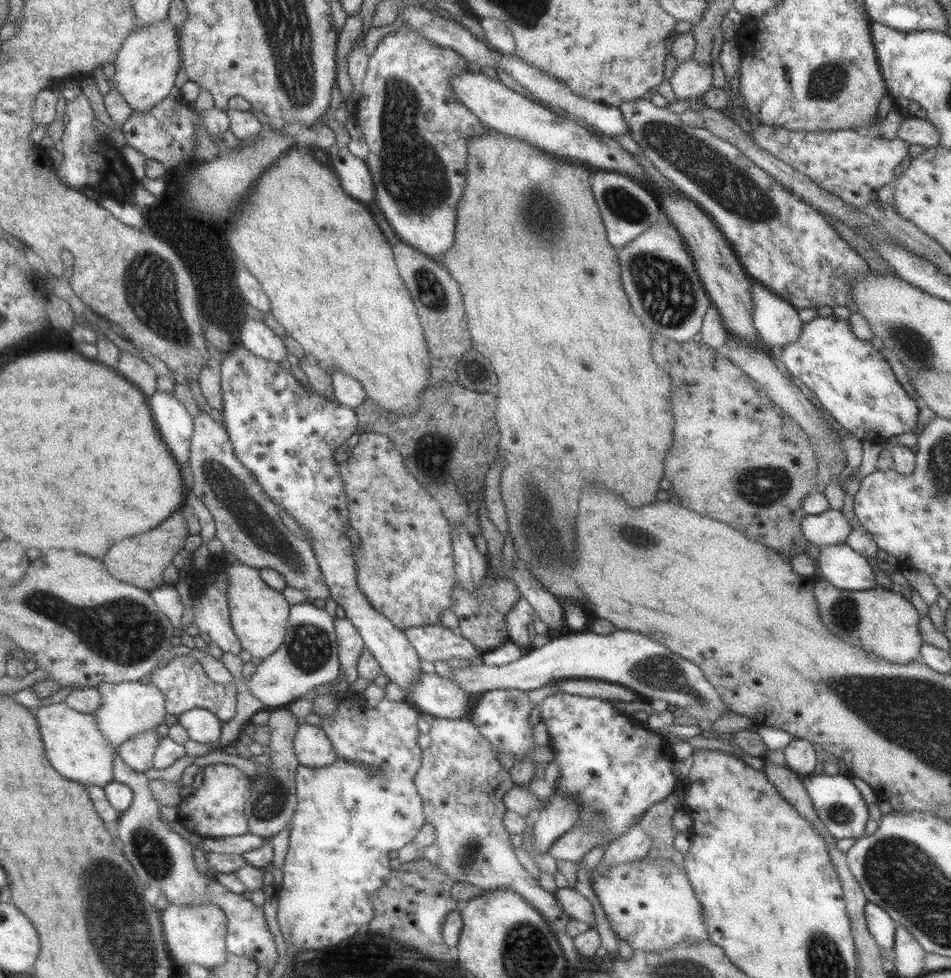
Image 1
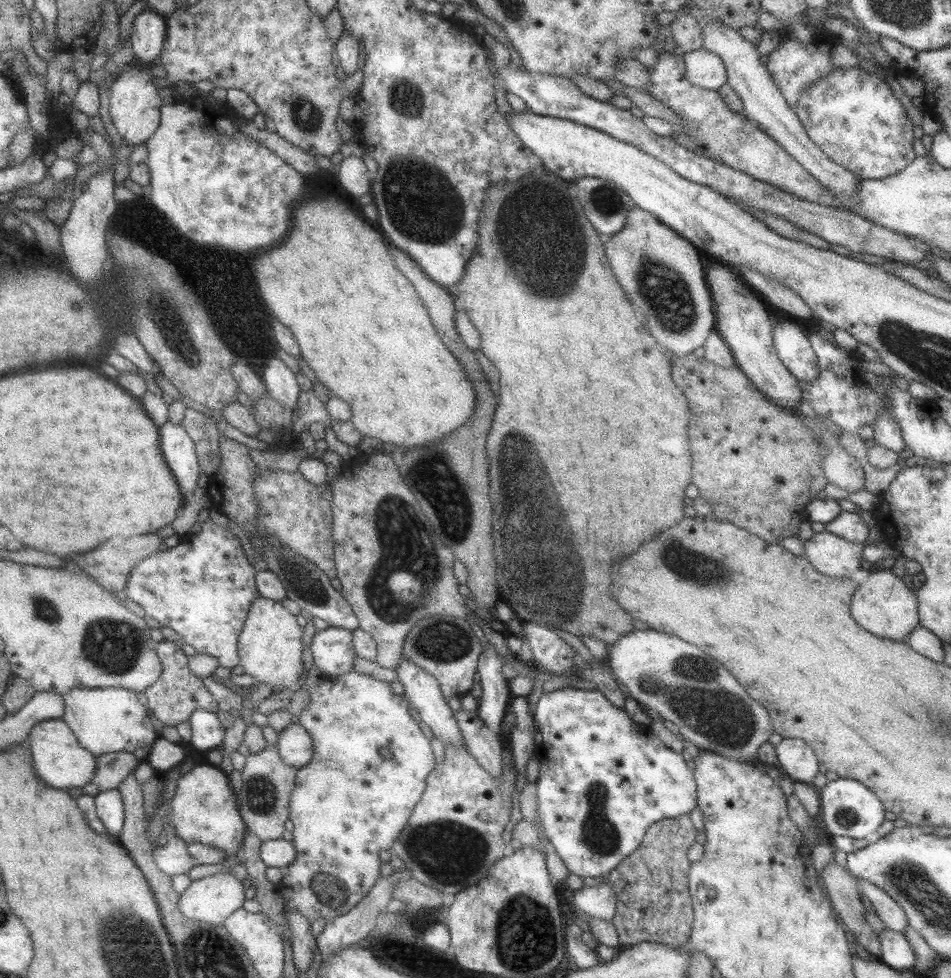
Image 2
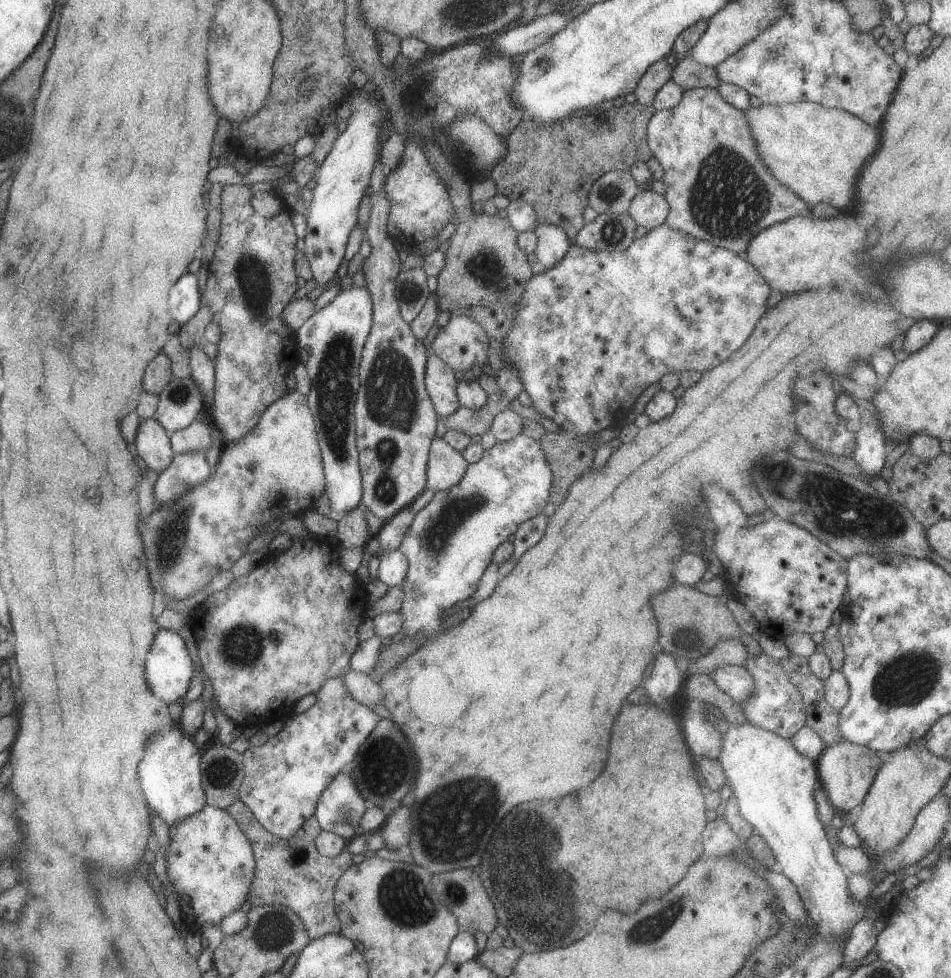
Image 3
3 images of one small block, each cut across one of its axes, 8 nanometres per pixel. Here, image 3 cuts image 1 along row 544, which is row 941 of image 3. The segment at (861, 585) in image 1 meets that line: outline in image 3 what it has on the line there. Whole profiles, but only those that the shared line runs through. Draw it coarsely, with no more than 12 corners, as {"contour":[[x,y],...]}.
{"contour":[[747,720],[721,726],[740,817],[845,943],[851,900],[813,800],[815,762]]}

